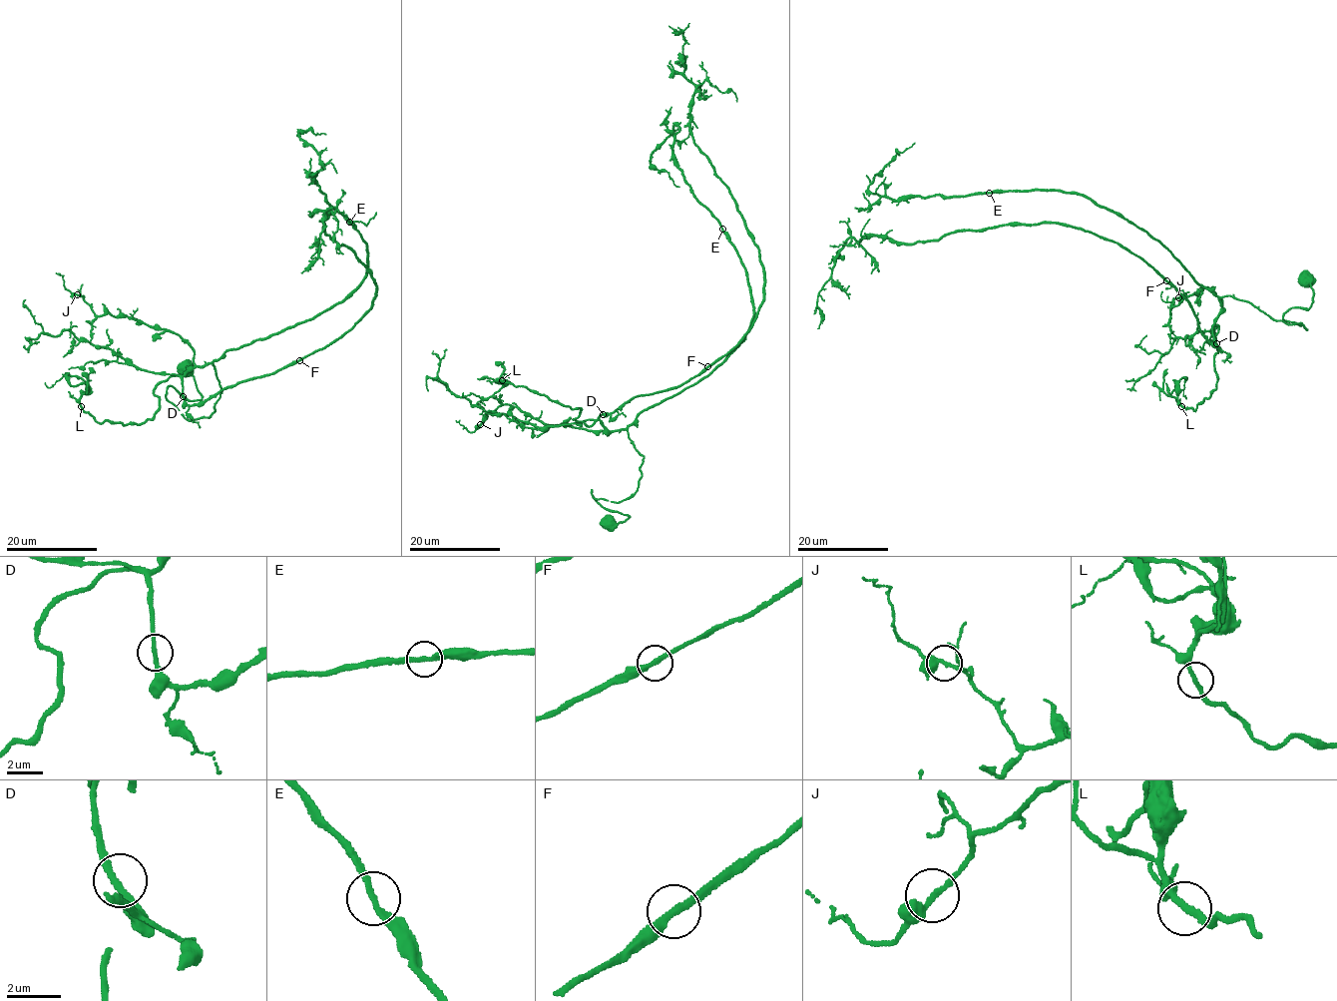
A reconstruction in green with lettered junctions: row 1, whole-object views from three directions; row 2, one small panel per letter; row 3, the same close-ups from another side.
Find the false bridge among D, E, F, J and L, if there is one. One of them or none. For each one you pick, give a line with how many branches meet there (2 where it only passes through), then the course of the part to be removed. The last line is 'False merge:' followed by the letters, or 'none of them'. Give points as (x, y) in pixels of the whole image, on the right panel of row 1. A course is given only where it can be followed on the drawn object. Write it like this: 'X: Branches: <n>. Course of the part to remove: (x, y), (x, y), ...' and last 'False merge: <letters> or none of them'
False merge: none of them

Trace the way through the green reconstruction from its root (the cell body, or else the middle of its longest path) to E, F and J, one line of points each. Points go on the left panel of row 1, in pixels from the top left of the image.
E: (185, 367), (202, 398), (171, 385), (166, 397), (210, 418), (215, 360), (359, 285), (367, 245), (350, 222)
F: (185, 367), (202, 398), (166, 397), (192, 420), (222, 392), (198, 365), (189, 404), (299, 360)
J: (185, 367), (202, 398), (171, 385), (166, 397), (210, 418), (214, 363), (77, 294)

